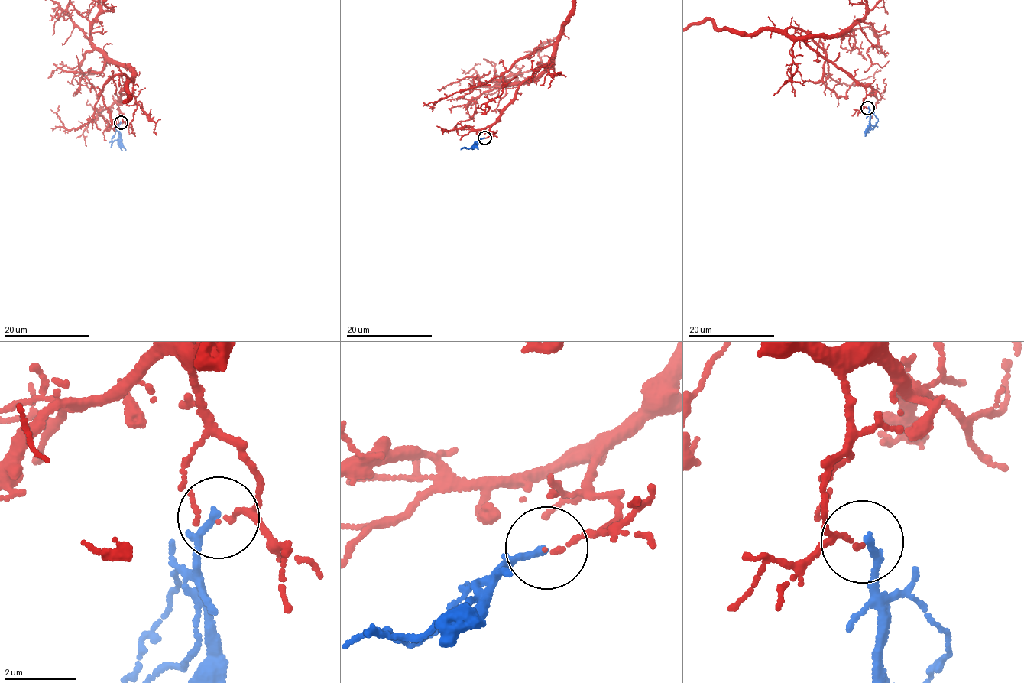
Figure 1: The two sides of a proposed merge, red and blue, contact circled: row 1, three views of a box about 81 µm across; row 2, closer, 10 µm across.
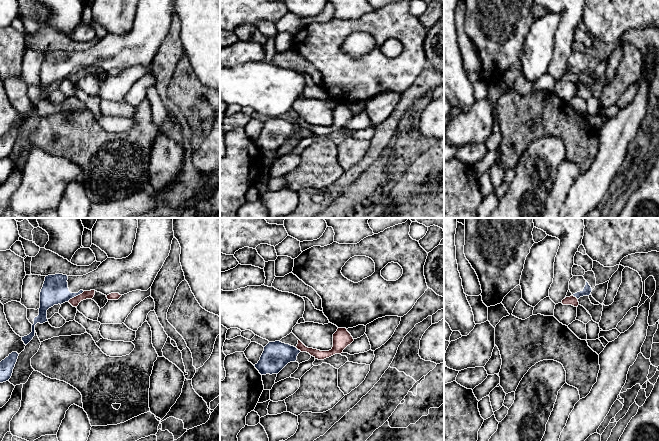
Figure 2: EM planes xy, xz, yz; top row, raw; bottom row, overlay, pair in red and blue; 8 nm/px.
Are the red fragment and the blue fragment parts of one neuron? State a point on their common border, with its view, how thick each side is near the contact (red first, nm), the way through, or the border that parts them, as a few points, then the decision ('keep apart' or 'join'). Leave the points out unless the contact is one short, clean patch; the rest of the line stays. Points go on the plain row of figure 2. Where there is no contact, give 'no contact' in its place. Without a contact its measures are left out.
xy (76, 72) | 70/220 nm | along xy (84, 67), (67, 77) | keep apart

